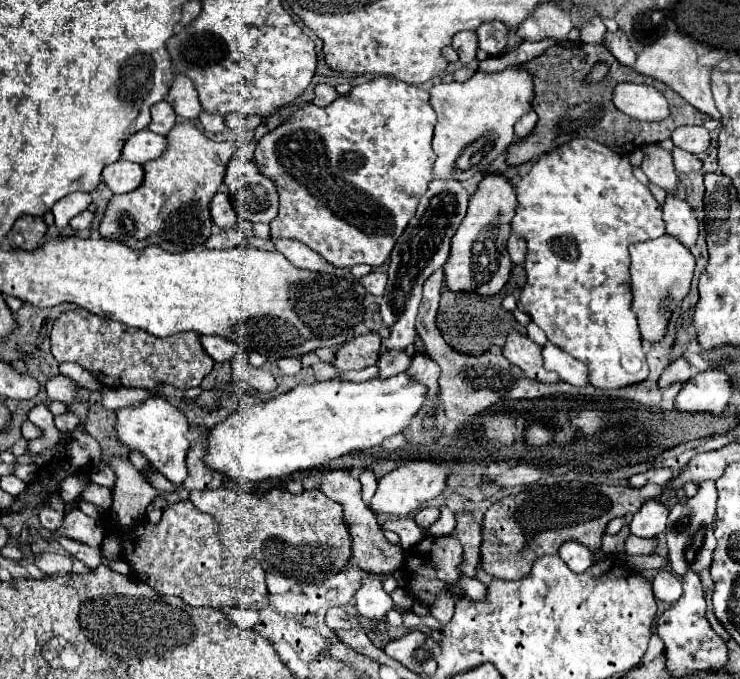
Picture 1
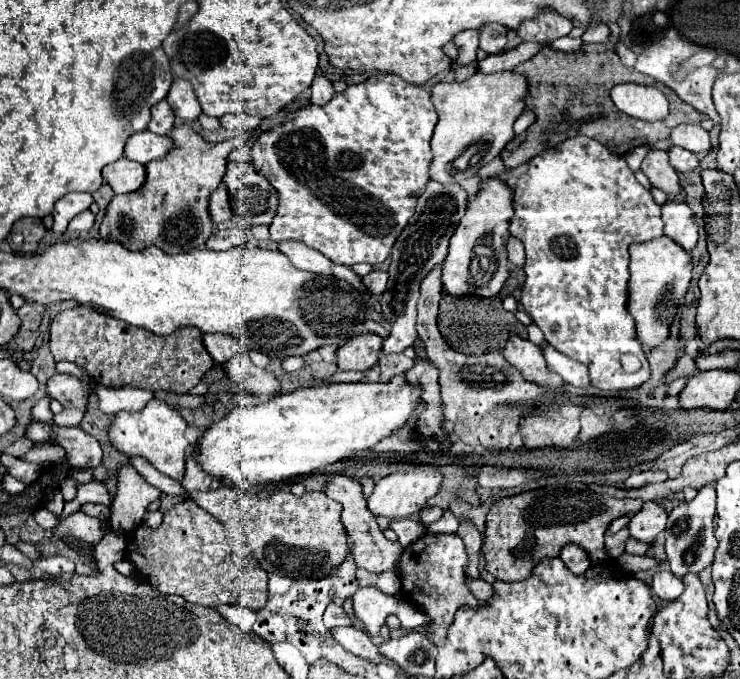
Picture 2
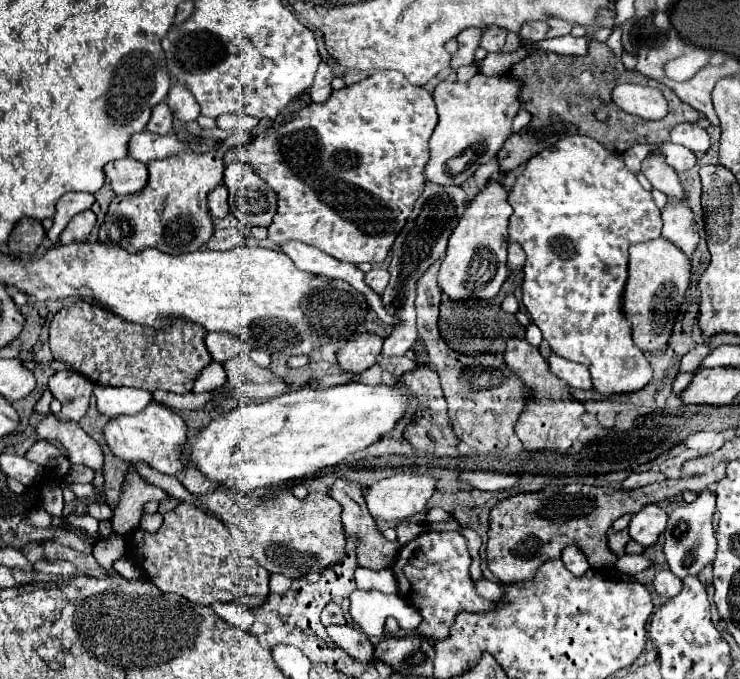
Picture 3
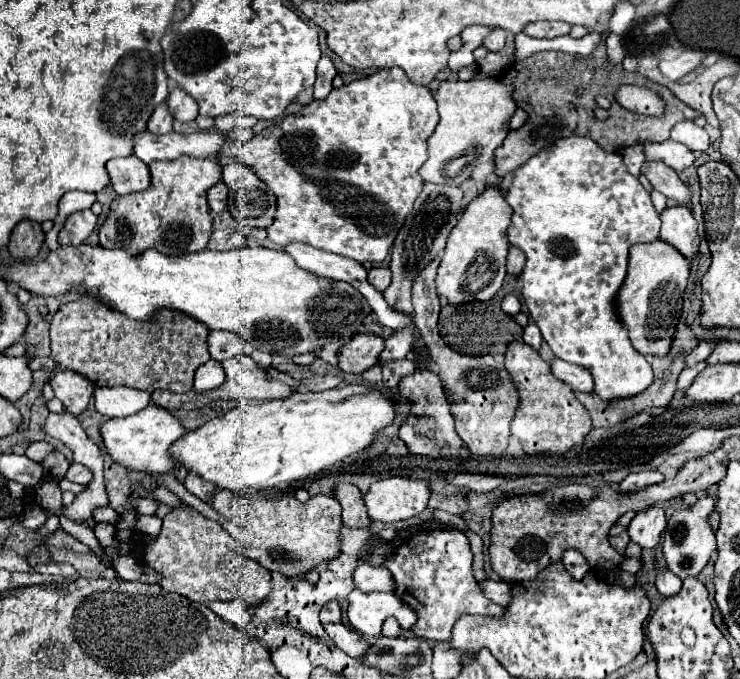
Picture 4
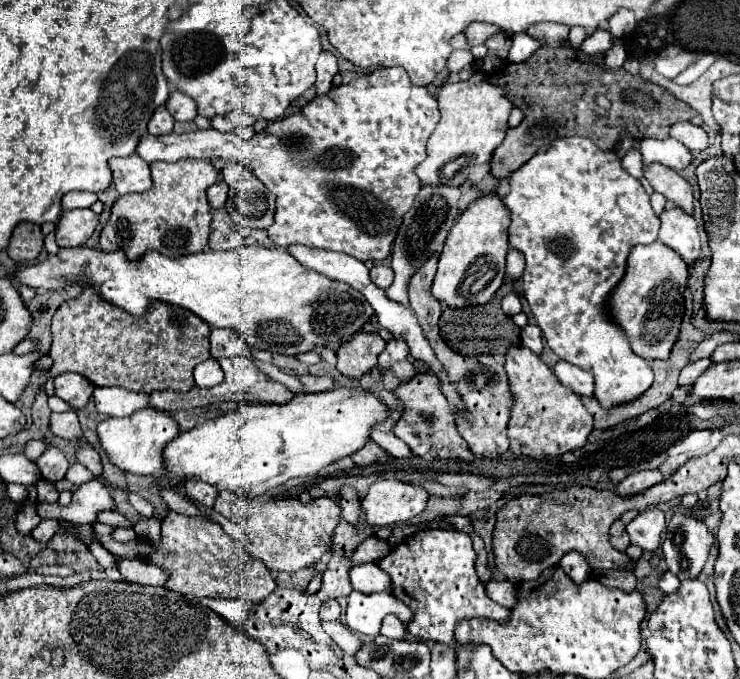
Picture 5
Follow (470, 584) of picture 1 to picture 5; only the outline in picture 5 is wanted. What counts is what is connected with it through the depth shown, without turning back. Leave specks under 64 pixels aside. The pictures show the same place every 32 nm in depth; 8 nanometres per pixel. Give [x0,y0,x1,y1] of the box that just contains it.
[484,580,516,608]

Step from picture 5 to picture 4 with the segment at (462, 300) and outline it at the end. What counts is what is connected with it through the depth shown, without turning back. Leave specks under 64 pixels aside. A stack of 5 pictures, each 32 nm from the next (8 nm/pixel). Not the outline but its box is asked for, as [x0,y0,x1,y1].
[436,184,512,304]

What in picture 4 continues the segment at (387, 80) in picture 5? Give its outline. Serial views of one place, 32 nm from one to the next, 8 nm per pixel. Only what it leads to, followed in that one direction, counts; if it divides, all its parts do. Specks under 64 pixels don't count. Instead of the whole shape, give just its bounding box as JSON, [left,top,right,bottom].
[132,68,438,262]

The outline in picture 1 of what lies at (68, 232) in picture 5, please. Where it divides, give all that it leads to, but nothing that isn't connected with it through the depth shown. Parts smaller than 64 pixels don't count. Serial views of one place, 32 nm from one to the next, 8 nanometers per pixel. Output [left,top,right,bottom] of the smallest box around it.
[70,210,94,232]

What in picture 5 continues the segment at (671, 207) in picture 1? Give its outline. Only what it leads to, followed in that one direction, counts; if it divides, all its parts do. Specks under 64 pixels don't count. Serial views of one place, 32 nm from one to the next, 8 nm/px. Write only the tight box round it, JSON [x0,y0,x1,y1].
[658,208,700,264]

